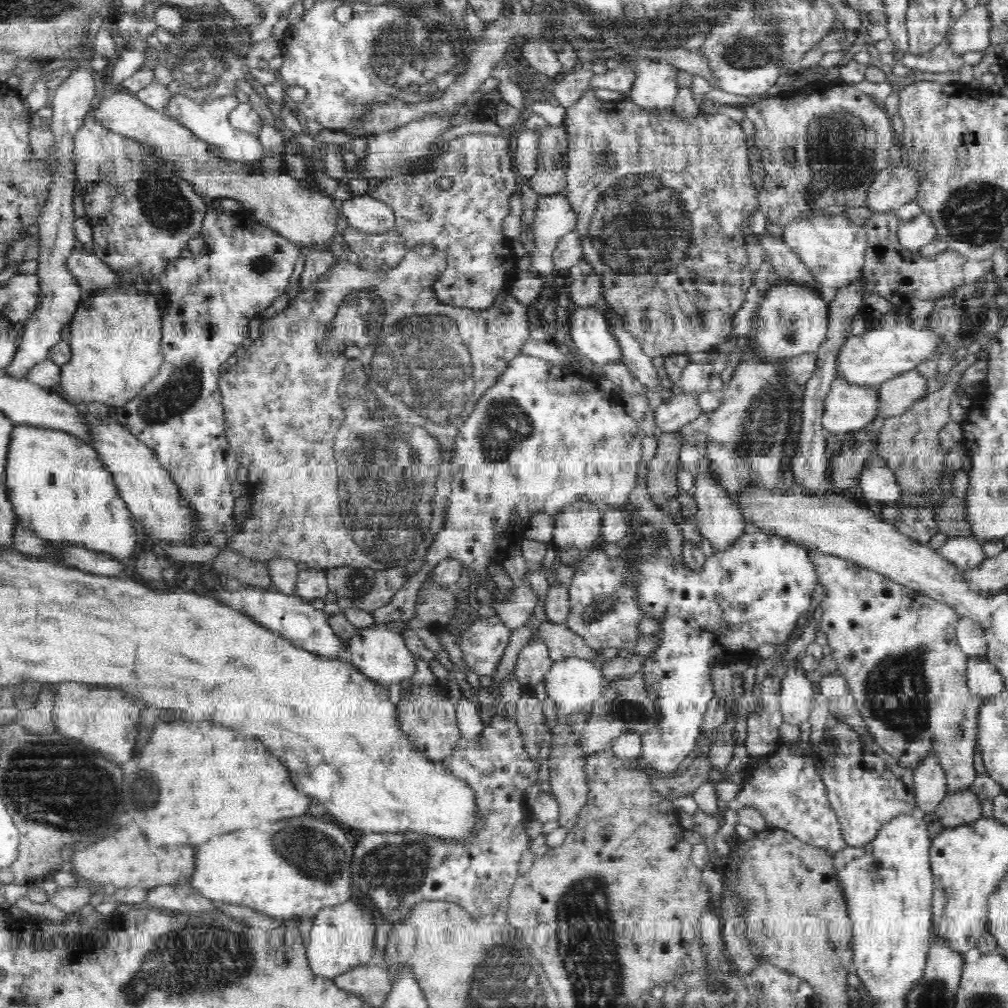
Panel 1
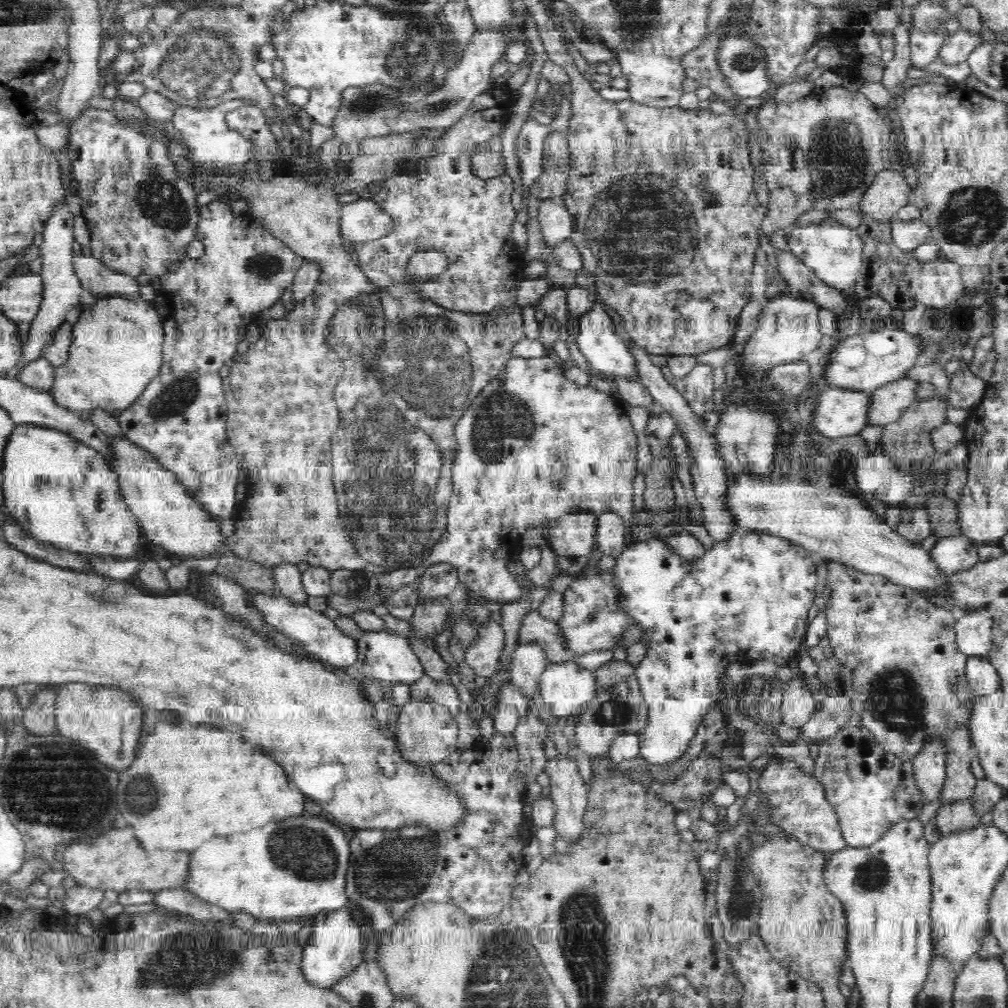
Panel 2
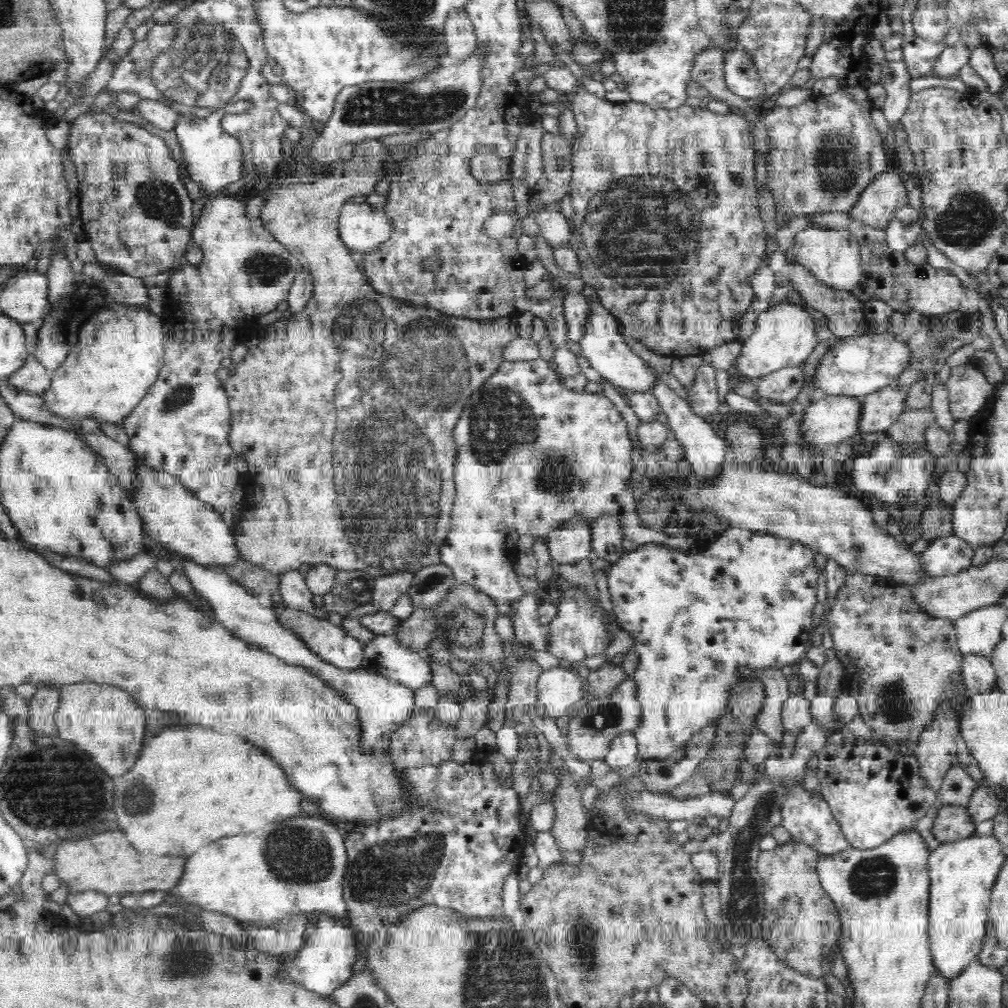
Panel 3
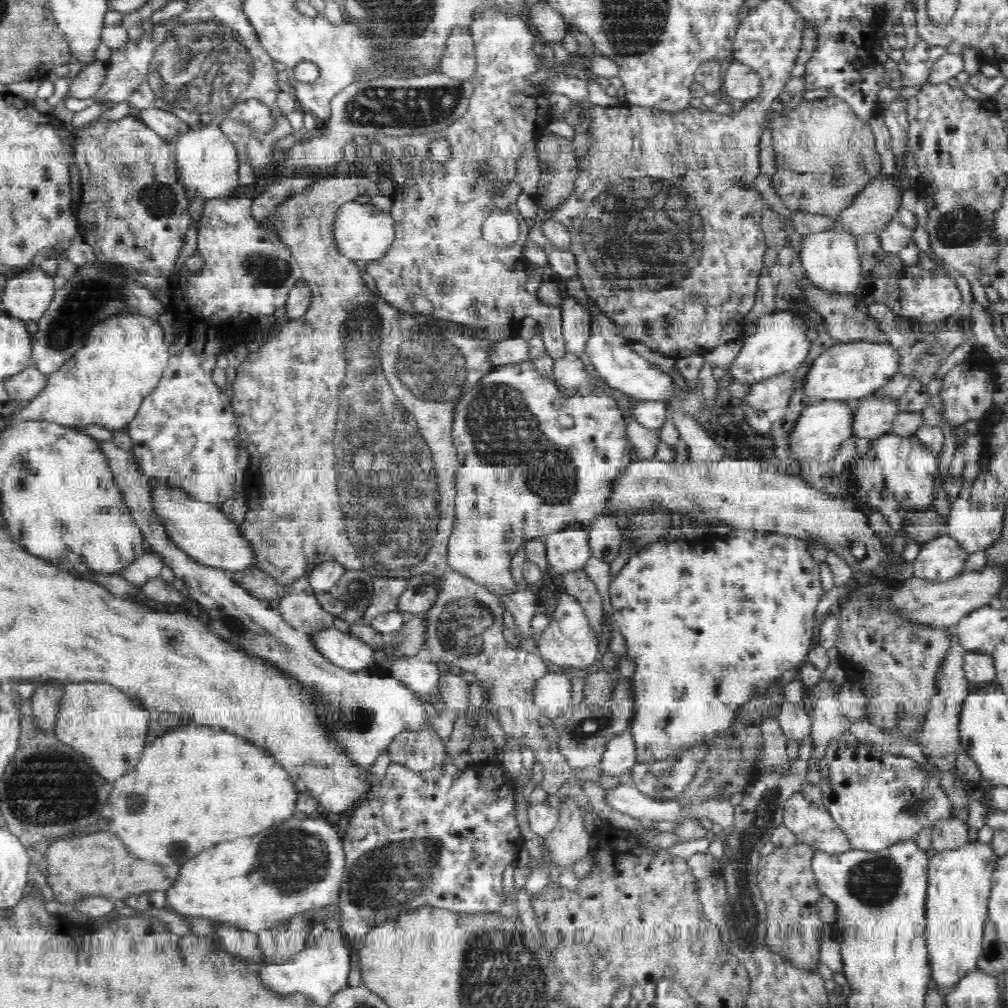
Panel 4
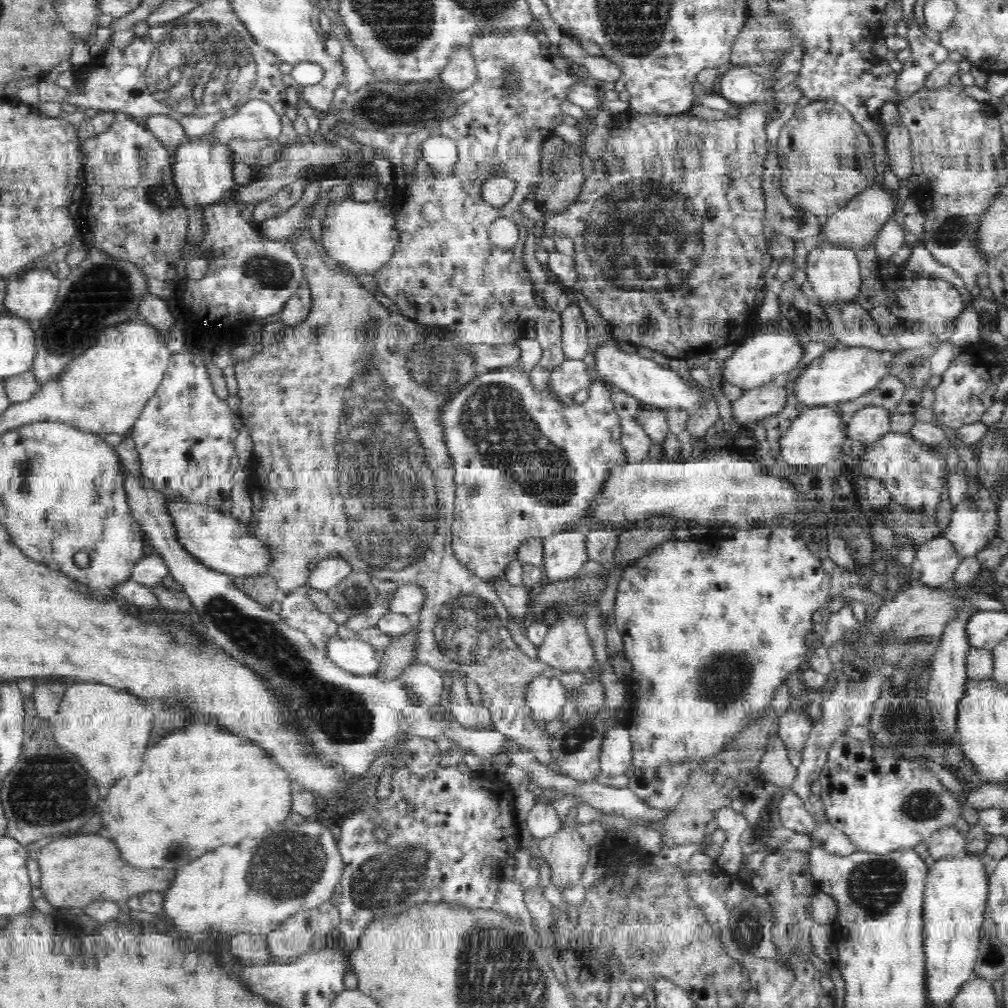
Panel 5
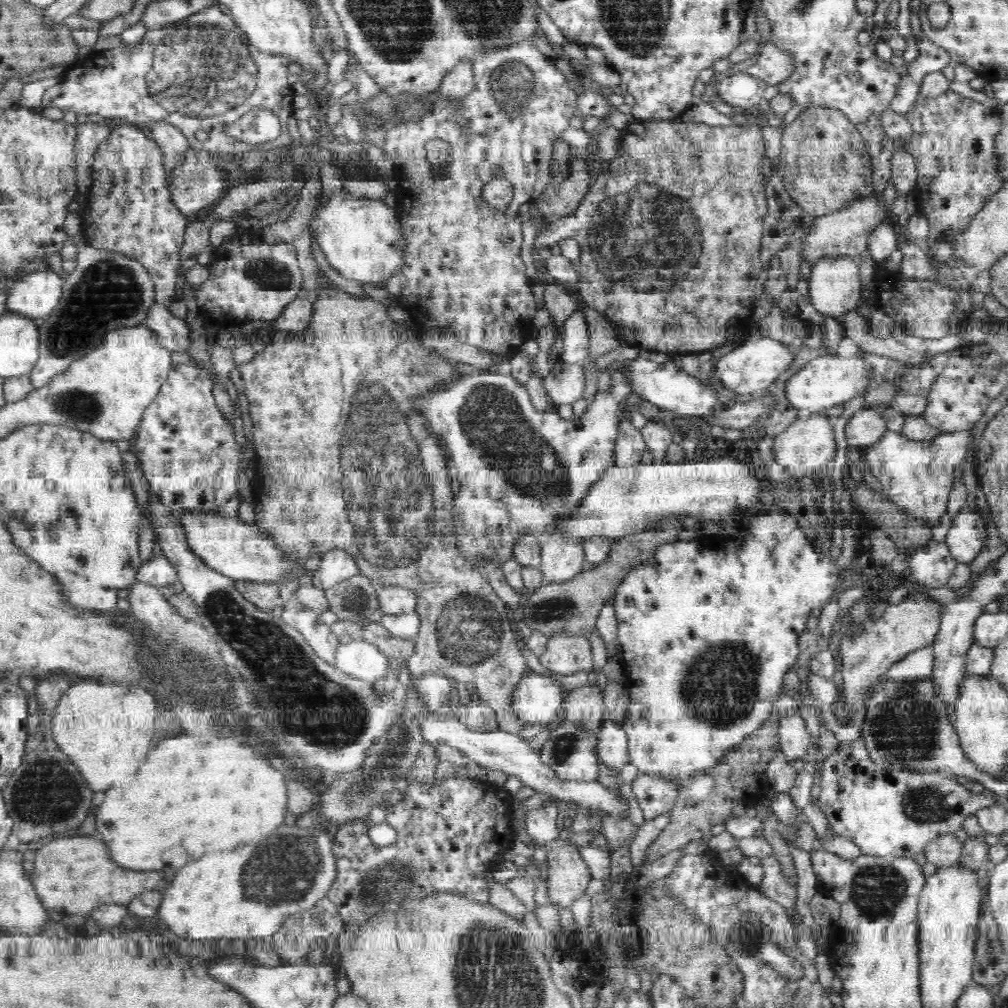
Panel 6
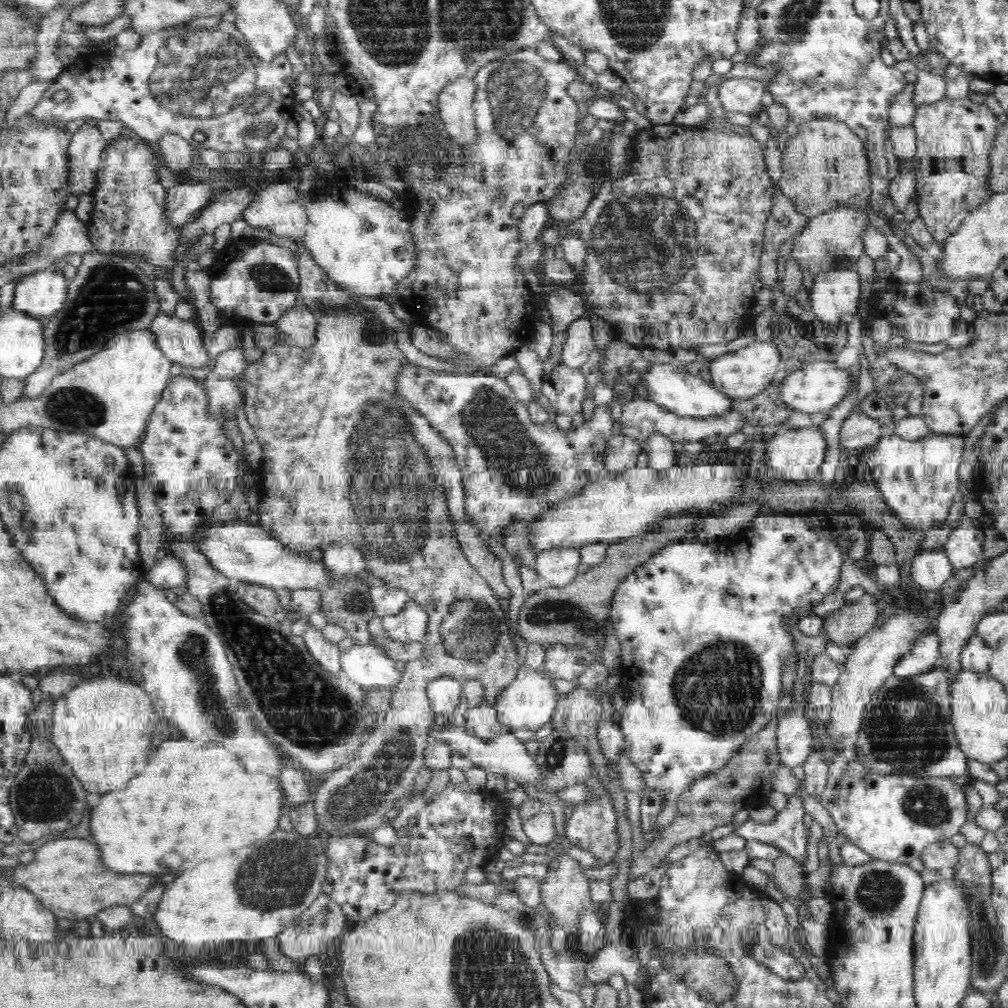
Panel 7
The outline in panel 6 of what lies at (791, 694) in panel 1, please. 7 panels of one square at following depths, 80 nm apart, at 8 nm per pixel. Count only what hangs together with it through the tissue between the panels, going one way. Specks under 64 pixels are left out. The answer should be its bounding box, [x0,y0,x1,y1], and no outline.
[779,716,810,761]

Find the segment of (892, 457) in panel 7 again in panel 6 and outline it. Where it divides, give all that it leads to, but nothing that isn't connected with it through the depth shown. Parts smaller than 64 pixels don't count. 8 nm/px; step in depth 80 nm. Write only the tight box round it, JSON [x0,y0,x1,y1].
[862,428,976,526]

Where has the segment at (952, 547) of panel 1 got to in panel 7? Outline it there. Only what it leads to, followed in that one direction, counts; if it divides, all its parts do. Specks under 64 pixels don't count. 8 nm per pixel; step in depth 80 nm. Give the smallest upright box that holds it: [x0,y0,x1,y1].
[911,547,954,590]

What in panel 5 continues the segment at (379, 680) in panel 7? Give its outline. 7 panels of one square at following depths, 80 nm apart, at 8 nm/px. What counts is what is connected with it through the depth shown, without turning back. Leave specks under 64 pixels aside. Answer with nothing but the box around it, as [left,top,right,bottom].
[324,634,382,674]

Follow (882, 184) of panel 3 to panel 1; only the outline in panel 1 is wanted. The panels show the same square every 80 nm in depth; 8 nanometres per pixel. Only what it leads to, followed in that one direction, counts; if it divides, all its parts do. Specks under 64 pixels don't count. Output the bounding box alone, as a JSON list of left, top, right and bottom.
[865,162,921,213]

